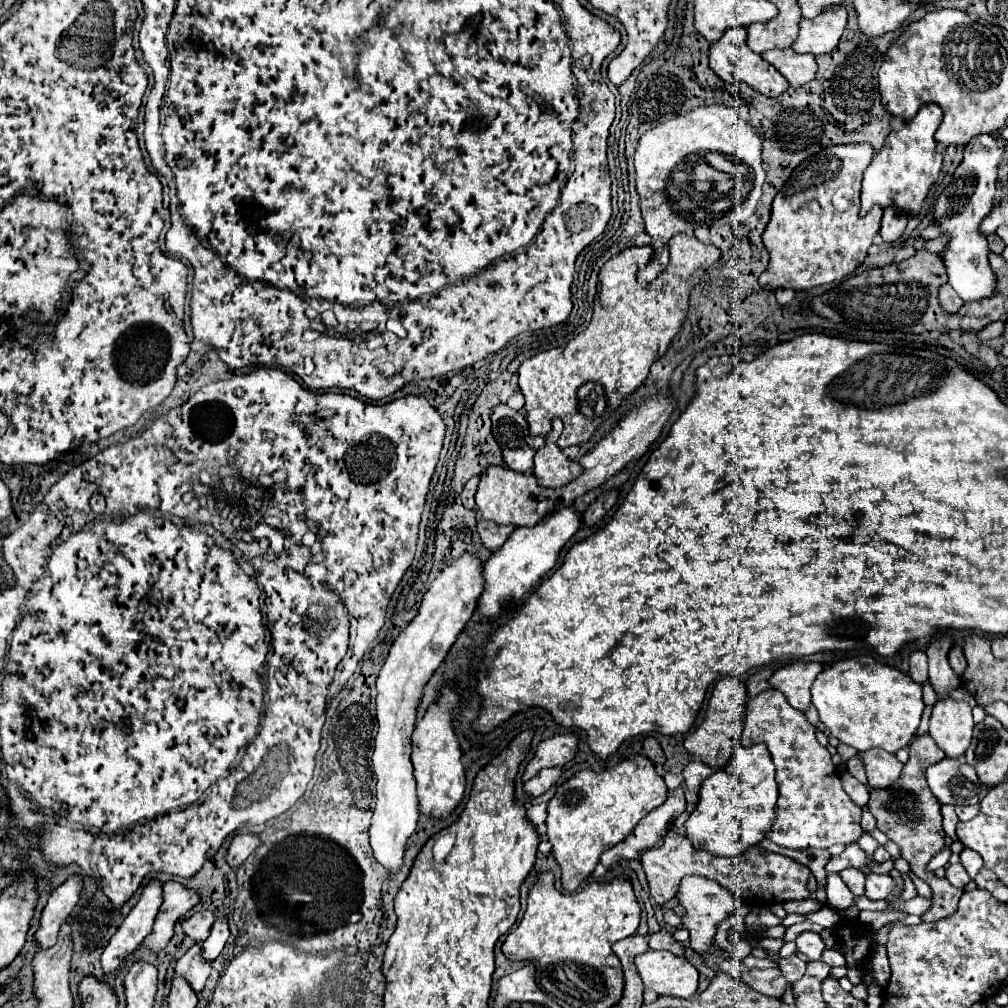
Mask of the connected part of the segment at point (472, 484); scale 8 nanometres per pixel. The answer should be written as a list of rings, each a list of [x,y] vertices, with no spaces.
[[[473,476],[473,478],[463,486],[463,492],[461,492],[461,504],[463,504],[465,508],[475,506],[475,502],[473,502],[473,494],[475,494],[477,484],[479,484],[479,476]]]

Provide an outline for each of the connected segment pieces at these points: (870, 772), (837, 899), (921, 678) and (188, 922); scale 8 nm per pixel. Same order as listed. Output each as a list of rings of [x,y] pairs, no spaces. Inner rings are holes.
[[[865,750],[857,754],[865,766],[865,774],[869,780],[869,788],[891,786],[899,774],[903,764],[895,758],[895,754],[885,754],[885,750]]]
[[[827,874],[827,900],[831,902],[833,910],[841,910],[853,904],[853,894],[845,886],[839,874]]]
[[[921,650],[911,652],[911,656],[909,656],[909,676],[919,684],[923,684],[927,680],[927,656],[925,656],[925,652],[921,652]]]
[[[203,910],[203,912],[195,912],[193,916],[185,918],[181,926],[189,938],[201,944],[205,940],[205,934],[209,934],[209,926],[213,926],[213,922],[215,922],[215,914],[209,910]]]

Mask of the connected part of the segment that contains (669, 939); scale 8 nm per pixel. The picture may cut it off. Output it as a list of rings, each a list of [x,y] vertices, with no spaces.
[[[659,930],[659,932],[655,932],[655,934],[649,936],[649,948],[651,948],[651,950],[669,950],[669,952],[673,952],[675,956],[683,956],[683,952],[685,952],[683,944],[677,942],[677,940],[675,940],[669,932],[665,932],[665,930]]]

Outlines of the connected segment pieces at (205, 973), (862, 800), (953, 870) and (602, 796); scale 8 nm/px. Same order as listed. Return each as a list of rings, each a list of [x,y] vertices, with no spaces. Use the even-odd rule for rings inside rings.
[[[191,946],[175,964],[175,978],[185,978],[187,984],[195,994],[199,994],[205,986],[205,980],[209,978],[213,966],[211,962],[201,962],[201,950],[199,946]]]
[[[844,771],[840,776],[843,789],[849,797],[860,807],[867,805],[869,800],[869,789],[856,778]]]
[[[951,864],[949,868],[947,868],[947,874],[945,874],[945,878],[955,886],[955,888],[965,888],[967,884],[969,884],[969,874],[967,874],[967,870],[963,868],[963,864]]]
[[[639,754],[631,756],[631,758],[625,758],[617,766],[601,770],[601,772],[581,770],[573,778],[563,782],[557,788],[555,796],[547,804],[547,822],[545,822],[547,824],[547,836],[549,836],[549,842],[553,846],[551,852],[561,866],[563,890],[567,890],[567,892],[577,890],[581,886],[581,882],[599,864],[599,856],[607,848],[625,840],[629,836],[629,830],[633,830],[633,826],[637,826],[637,822],[645,814],[649,814],[649,810],[661,806],[661,802],[665,802],[665,798],[667,798],[667,786],[663,782],[663,778],[657,774],[653,762],[649,762],[649,758],[639,756]]]

